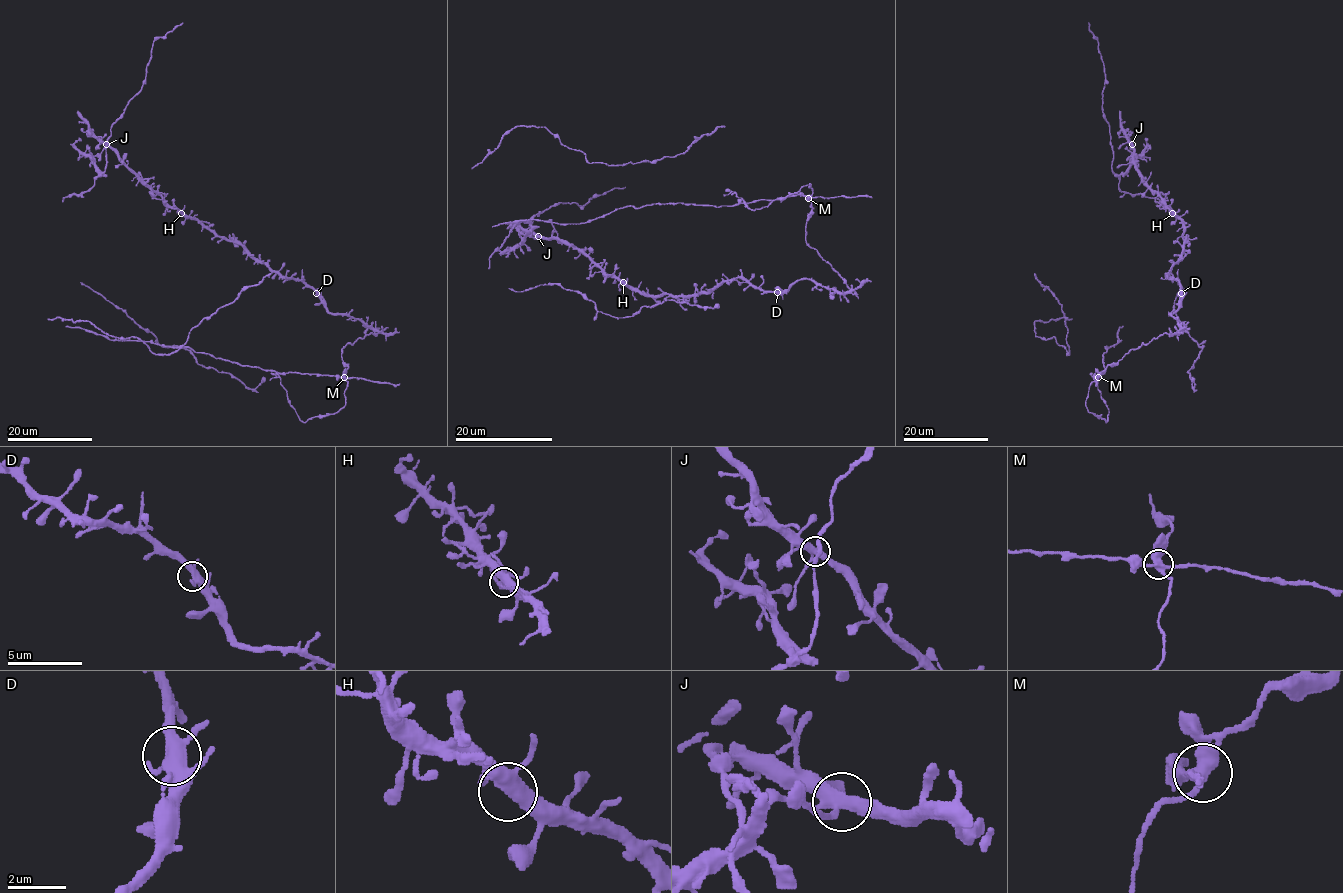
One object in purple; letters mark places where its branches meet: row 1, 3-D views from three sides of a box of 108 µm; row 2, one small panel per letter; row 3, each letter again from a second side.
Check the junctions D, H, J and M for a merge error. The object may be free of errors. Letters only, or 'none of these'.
M

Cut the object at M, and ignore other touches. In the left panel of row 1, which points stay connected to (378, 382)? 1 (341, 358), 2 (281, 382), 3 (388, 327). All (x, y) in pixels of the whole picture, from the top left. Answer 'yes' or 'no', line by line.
1: no
2: no
3: no

